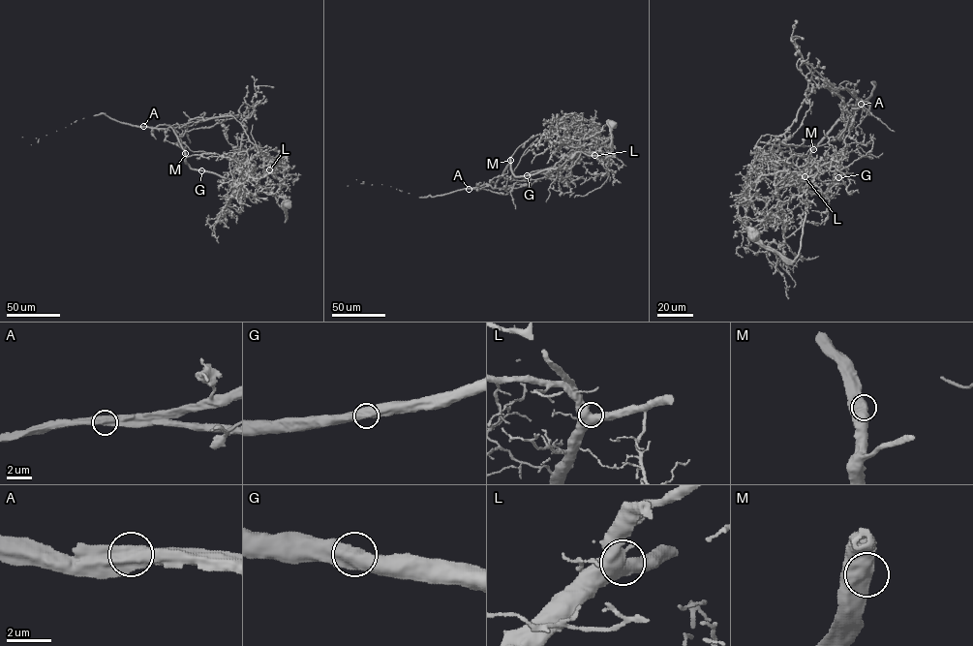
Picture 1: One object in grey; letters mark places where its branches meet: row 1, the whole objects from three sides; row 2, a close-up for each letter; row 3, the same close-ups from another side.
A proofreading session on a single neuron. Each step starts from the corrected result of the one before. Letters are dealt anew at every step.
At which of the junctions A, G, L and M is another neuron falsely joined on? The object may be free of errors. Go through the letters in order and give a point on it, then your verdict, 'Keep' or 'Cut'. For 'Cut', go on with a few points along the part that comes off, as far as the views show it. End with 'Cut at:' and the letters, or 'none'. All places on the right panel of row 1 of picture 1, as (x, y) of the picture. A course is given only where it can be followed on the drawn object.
A: Place: (861, 104). Cut. Course of the part to remove: (861, 105), (869, 104), (847, 89), (833, 93), (817, 86), (784, 134), (757, 144), (749, 186), (739, 203)
G: Place: (838, 177). Keep
L: Place: (805, 176). Keep
M: Place: (813, 149). Keep
Cut at: A

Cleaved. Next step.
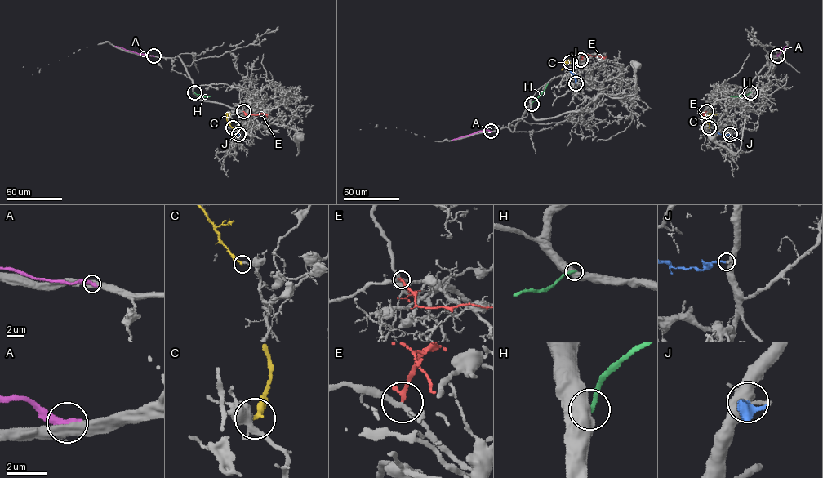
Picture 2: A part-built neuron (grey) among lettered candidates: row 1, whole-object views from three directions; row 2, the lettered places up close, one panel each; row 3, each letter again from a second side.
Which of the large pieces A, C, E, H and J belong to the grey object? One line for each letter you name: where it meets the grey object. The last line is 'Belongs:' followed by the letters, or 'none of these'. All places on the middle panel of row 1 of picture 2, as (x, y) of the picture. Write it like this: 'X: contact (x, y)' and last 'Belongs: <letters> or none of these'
Belongs: none of these

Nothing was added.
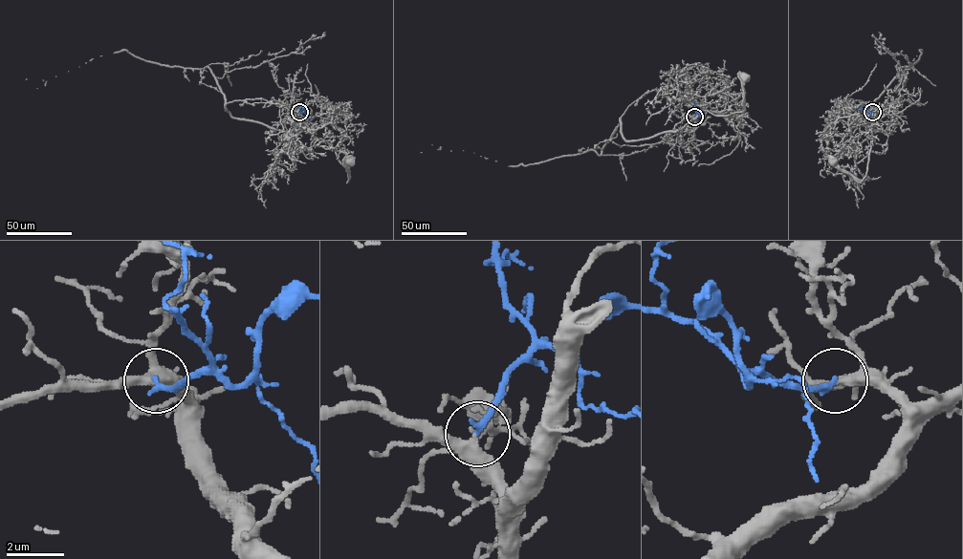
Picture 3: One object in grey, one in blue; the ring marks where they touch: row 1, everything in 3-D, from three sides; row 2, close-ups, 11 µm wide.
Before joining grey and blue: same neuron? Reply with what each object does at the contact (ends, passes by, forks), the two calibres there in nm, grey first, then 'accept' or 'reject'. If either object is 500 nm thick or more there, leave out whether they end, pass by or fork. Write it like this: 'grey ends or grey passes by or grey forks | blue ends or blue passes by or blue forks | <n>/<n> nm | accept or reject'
grey forks | blue ends | 320/240 nm | accept

